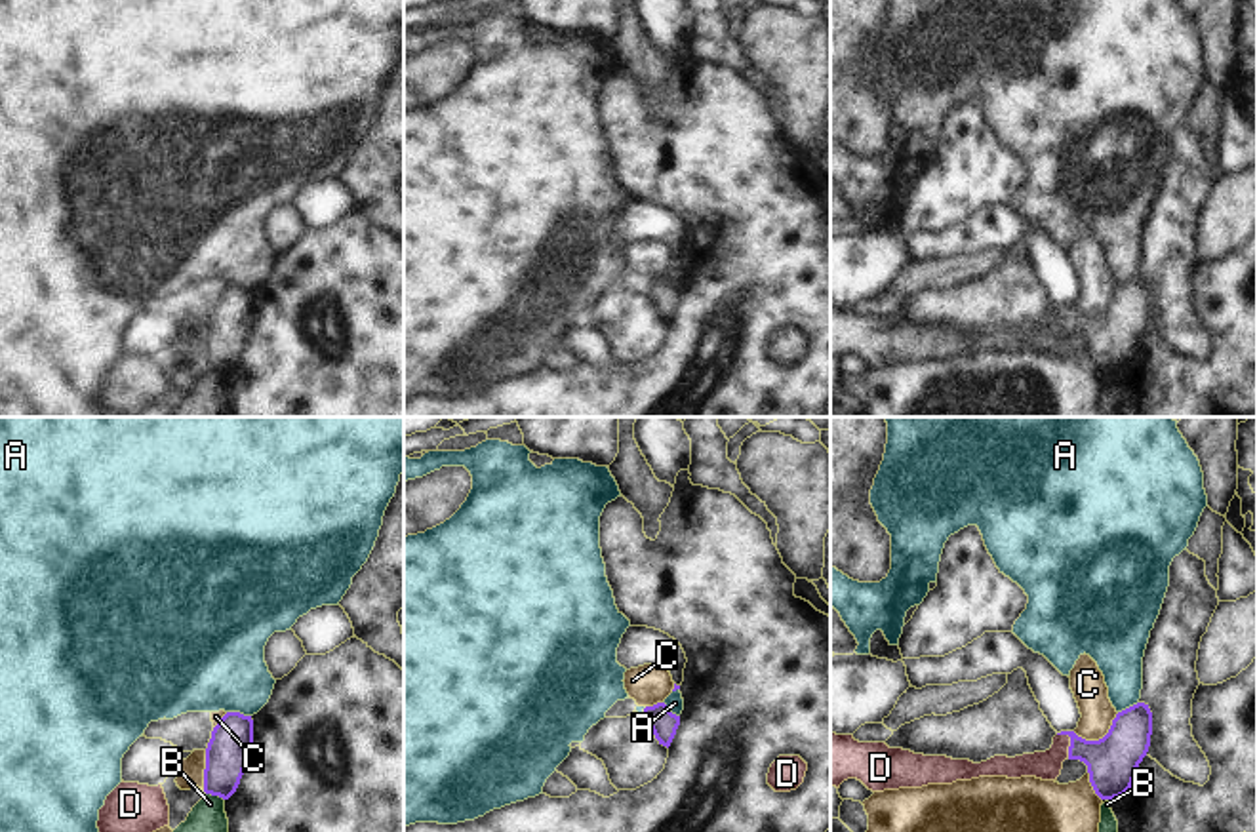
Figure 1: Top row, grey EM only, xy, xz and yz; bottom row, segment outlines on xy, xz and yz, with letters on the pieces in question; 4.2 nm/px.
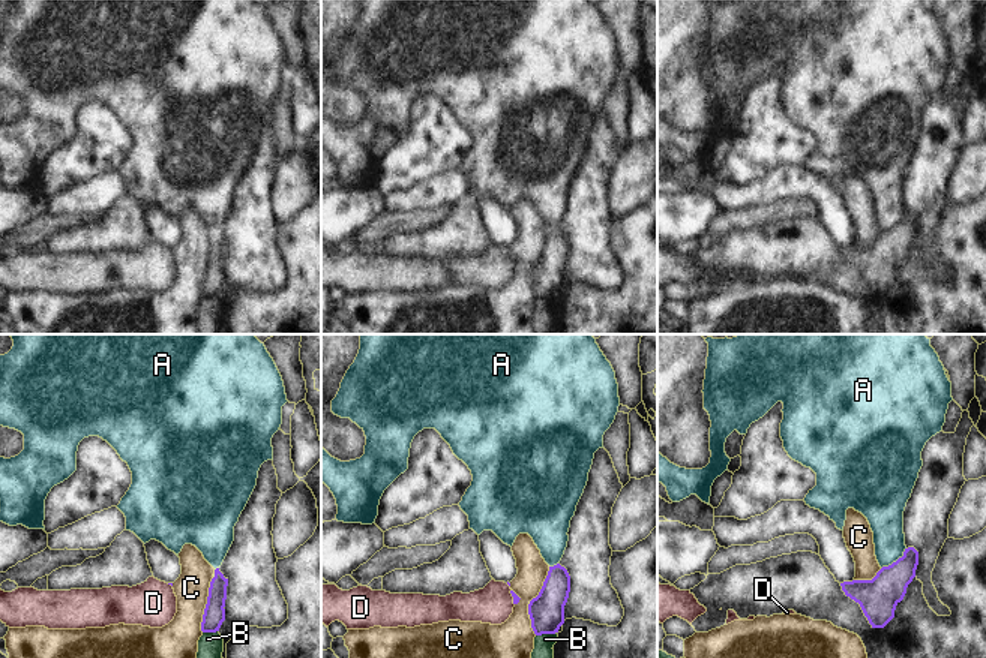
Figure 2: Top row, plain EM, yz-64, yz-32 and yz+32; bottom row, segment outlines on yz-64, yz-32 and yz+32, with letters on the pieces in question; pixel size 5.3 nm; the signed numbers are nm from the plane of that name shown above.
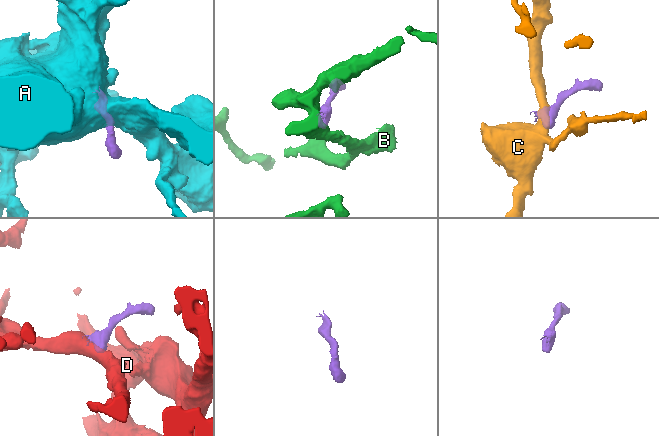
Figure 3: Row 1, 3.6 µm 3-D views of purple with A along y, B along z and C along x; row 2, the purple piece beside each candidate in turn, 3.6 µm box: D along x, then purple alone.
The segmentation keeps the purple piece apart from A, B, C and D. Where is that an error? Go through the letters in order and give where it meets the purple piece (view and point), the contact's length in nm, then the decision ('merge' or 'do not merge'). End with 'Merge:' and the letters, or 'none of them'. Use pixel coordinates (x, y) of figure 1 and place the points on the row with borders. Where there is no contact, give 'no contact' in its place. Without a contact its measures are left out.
A: meets purple in xy at (239, 713); contact 110 nm long; do not merge
B: meets purple in xy at (216, 794); contact 90 nm long; do not merge
C: meets purple in yz at (1099, 739); contact 220 nm long; do not merge
D: meets purple in yz at (1071, 741); contact 120 nm long; merge
Merge: D

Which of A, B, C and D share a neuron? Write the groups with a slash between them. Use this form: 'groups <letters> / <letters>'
groups A / B / C / D

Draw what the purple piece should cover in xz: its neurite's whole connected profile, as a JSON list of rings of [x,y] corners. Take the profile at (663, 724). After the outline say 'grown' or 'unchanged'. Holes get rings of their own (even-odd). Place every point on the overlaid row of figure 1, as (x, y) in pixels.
[[[665,703],[646,706],[644,716],[659,744],[668,748],[680,725],[680,716],[672,714]]]; unchanged

